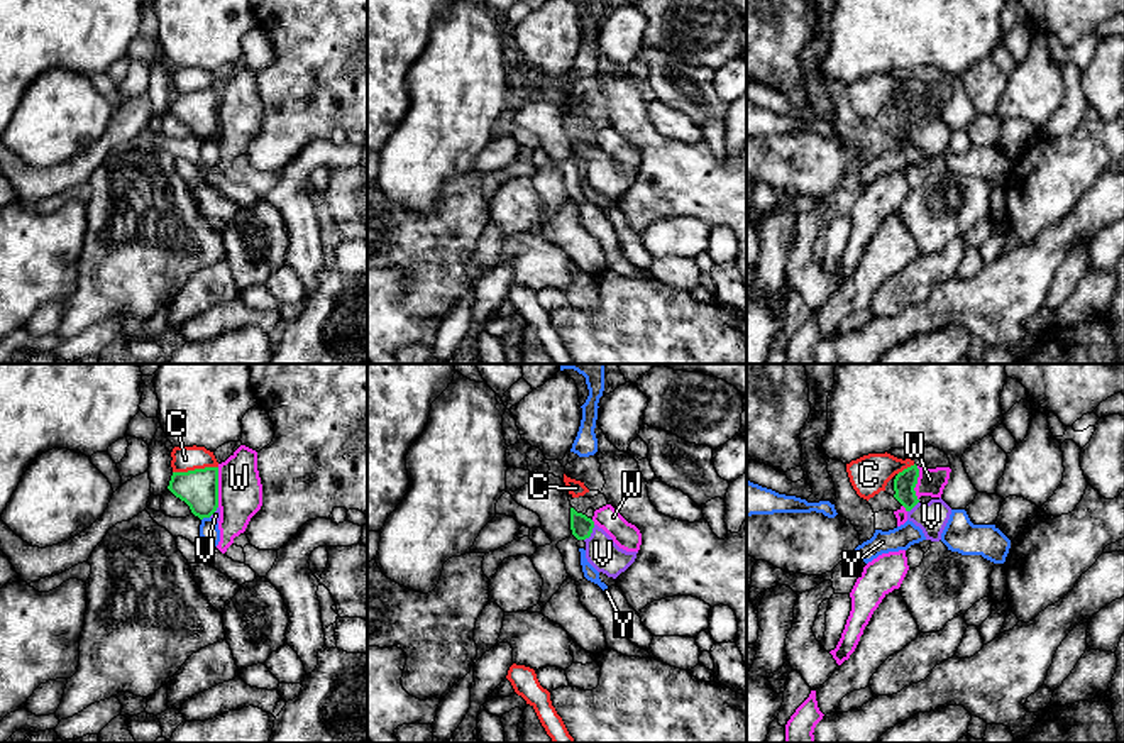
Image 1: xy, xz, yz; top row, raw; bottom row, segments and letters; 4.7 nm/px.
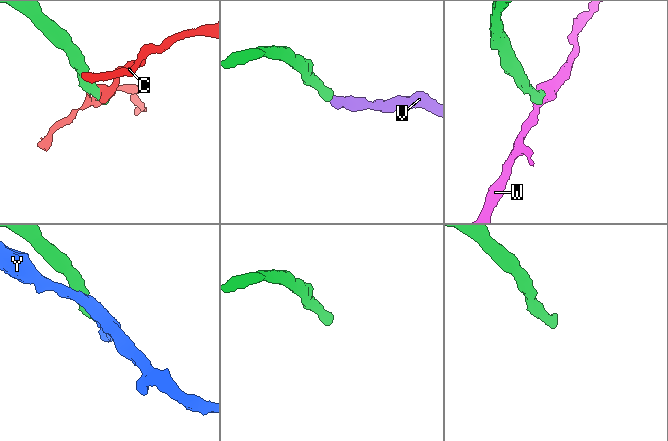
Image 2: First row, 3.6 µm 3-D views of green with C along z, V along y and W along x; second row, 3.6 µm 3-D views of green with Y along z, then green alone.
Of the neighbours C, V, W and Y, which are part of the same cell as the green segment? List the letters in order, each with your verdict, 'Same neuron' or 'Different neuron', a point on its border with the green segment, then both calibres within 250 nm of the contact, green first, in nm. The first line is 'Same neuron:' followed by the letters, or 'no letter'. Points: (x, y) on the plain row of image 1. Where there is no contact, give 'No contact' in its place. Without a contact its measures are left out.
Same neuron: V
C: Different neuron. Touches green at xy (195, 90). Thickness 180 nm (green) against 120 nm
V: Same neuron. Touches green at xz (591, 153). Thickness 100 nm (green) against 160 nm
W: Different neuron. Touches green at xy (217, 109). Thickness 180 nm (green) against 200 nm
Y: Different neuron. Touches green at xy (205, 137). Thickness 180 nm (green) against 100 nm

